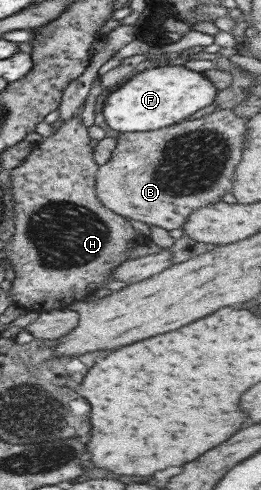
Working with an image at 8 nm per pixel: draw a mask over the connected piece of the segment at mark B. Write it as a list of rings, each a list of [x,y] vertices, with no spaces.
[[[227,108],[159,130],[118,135],[109,160],[95,174],[97,200],[122,218],[167,231],[181,229],[189,213],[231,191],[235,165],[241,161],[241,137],[245,121]]]

